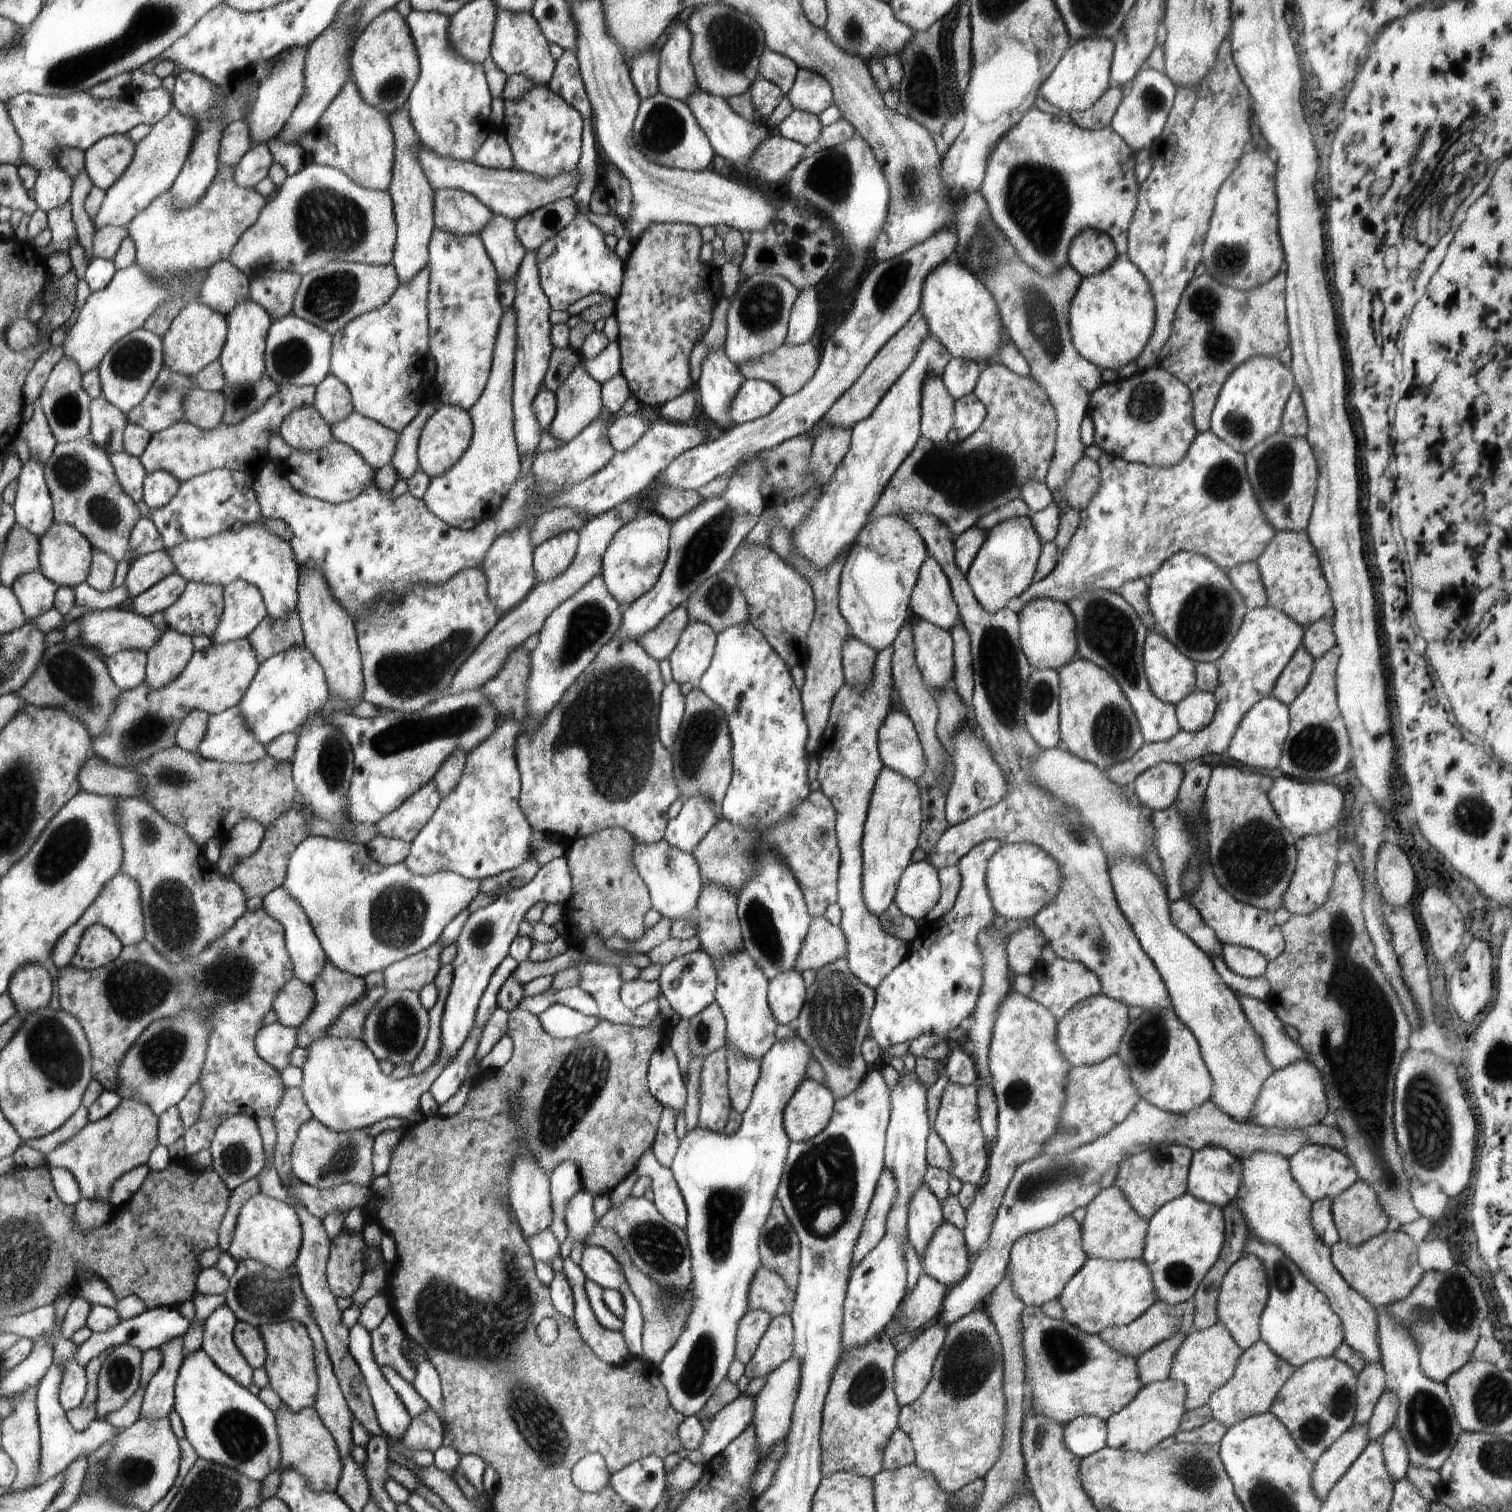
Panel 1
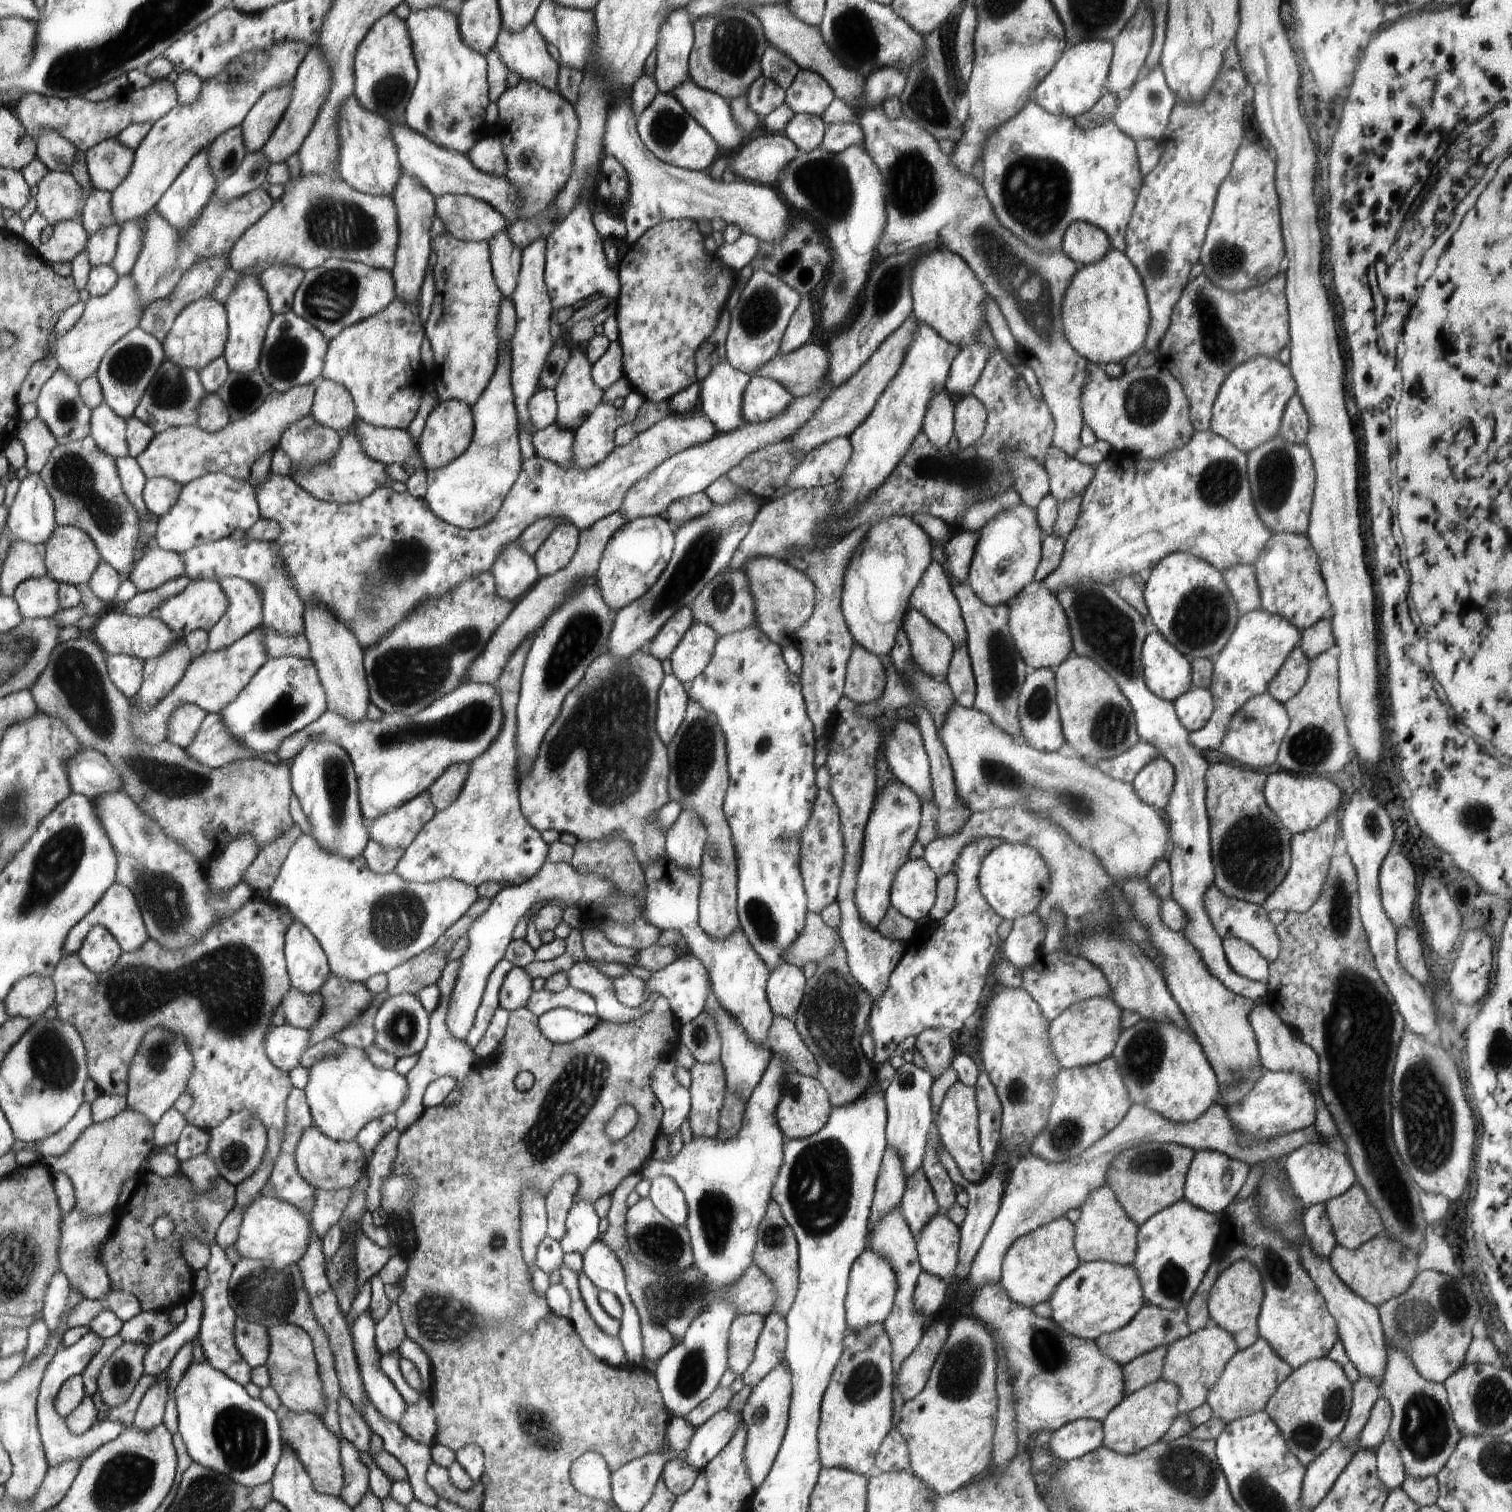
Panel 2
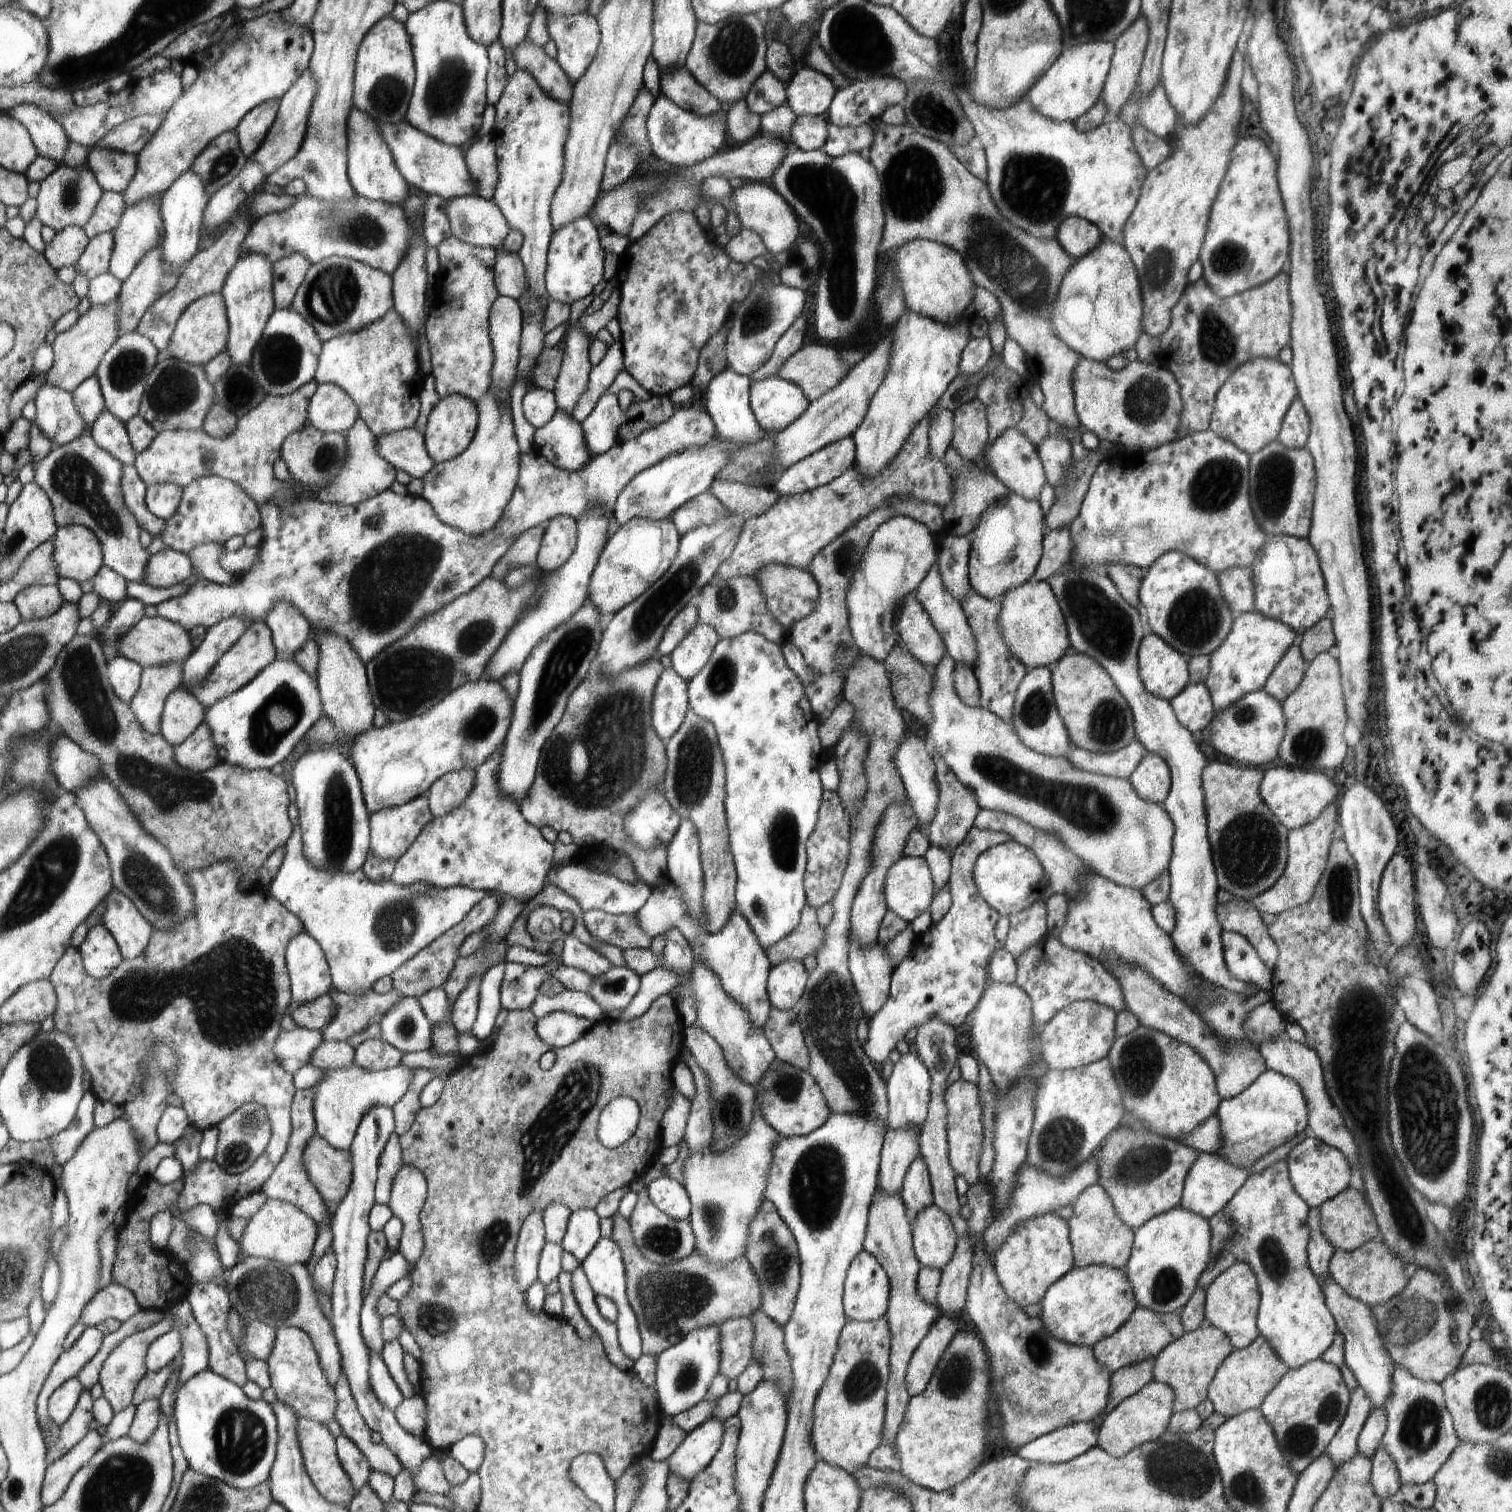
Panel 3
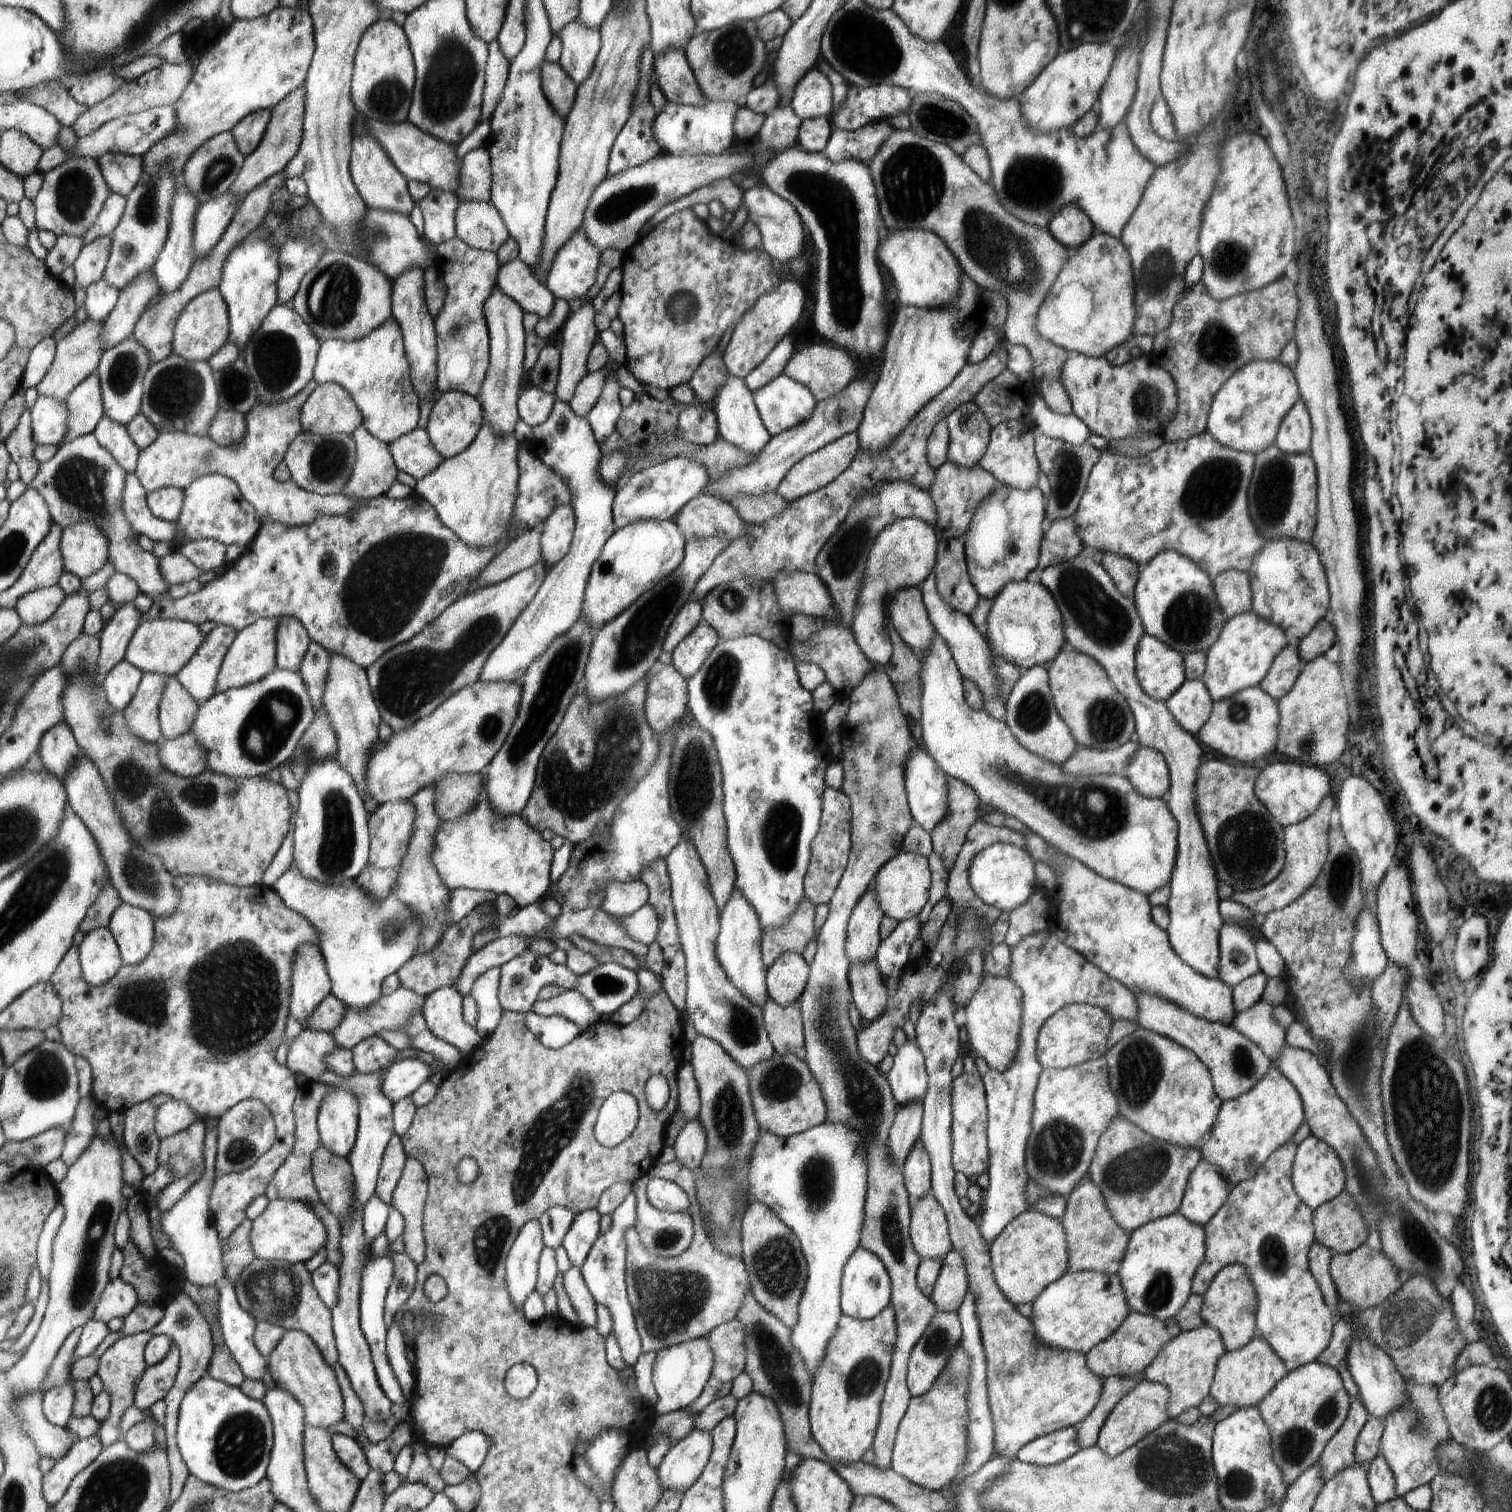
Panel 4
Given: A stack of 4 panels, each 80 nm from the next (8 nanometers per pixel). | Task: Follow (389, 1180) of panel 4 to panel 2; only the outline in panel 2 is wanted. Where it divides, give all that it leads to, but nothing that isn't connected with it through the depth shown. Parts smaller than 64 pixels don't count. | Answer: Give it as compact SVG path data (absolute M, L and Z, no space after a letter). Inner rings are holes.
M394 1127L378 1142L369 1156L365 1210L373 1214L381 1206L381 1184L388 1175L392 1174L400 1135L401 1132Z

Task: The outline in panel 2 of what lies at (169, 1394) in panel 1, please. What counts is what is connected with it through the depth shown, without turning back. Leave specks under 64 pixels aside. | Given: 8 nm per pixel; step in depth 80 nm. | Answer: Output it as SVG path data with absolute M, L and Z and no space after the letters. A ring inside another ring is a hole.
M167 1370L156 1376L153 1387L150 1387L135 1412L133 1426L143 1431L152 1430L163 1422L165 1404L169 1395L169 1376Z

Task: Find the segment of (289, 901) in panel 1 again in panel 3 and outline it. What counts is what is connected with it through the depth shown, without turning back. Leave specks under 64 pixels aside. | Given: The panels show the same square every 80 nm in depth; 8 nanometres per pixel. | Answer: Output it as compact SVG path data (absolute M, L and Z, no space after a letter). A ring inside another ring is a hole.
M305 930L290 942L286 962L293 981L293 1006L314 1002L330 992L333 984L323 948Z

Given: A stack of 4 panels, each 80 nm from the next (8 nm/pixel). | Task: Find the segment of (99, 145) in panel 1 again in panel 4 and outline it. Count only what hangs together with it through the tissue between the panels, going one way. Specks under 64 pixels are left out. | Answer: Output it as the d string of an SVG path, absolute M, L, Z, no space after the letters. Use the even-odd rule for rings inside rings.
M110 152L97 160L112 193L128 197L141 182L145 167L142 156Z

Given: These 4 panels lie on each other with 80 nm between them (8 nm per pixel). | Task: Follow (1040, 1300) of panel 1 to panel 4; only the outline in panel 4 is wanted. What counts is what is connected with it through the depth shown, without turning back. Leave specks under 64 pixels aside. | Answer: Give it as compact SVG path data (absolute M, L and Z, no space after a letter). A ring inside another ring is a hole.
M1028 1209L1016 1216L1003 1230L996 1236L990 1244L988 1250L990 1264L992 1264L992 1276L998 1286L998 1290L1008 1302L1016 1306L1034 1302L1038 1294L1050 1283L1058 1280L1068 1270L1069 1252L1067 1238L1062 1223L1043 1212L1036 1212Z

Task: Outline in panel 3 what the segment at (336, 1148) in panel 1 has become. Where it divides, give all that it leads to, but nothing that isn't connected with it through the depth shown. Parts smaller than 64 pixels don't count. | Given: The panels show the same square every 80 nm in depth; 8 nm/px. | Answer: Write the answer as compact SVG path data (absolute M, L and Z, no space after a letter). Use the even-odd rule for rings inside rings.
M315 1130L309 1136L313 1138L305 1152L309 1178L325 1202L340 1204L352 1186L353 1157L349 1150L333 1148Z

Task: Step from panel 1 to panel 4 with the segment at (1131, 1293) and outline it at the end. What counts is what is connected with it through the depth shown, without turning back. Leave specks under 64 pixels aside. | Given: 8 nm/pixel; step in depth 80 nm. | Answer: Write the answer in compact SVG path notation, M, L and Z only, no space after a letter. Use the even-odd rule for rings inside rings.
M1067 1270L1032 1302L1030 1322L1036 1336L1046 1344L1060 1350L1082 1351L1086 1354L1120 1328L1129 1313L1129 1304L1117 1274Z

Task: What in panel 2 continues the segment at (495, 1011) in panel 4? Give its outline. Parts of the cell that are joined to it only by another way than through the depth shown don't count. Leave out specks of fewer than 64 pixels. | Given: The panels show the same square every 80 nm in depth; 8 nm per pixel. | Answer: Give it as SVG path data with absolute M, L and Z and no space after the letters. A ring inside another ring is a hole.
M502 959L496 964L494 970L492 970L488 977L488 982L485 986L485 991L473 1022L474 1026L470 1029L465 1040L466 1046L469 1046L472 1050L474 1050L480 1040L482 1040L492 1020L492 1015L499 1007L499 992L505 976L512 967L513 964L511 962Z

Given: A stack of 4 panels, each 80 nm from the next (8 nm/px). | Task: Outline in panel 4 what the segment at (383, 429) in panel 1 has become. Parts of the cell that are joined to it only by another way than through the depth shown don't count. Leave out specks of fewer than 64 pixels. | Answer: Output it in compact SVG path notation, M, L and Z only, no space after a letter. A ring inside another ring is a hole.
M416 428L390 442L389 446L398 471L414 477L417 482L431 475L444 462L425 429Z

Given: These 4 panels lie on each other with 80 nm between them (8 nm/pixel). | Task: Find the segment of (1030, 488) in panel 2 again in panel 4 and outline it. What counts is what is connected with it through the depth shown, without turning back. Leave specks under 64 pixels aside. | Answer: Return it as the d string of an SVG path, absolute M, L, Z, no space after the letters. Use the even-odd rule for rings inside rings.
M1008 420L1002 422L998 426L991 428L991 436L988 448L979 466L990 472L997 481L1010 486L1010 488L1018 488L1018 490L1030 490L1034 486L1038 486L1038 476L1041 470L1038 464L1036 454L1034 452L1035 431L1031 430L1031 426L1024 424L1022 420Z

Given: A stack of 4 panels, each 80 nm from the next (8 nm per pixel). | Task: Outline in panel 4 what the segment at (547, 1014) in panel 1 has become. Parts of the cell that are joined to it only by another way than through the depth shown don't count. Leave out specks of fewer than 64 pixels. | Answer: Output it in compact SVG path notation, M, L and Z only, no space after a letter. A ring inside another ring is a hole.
M531 1011L526 1012L525 1016L526 1028L534 1034L534 1038L542 1046L548 1049L563 1048L583 1032L574 1022L570 1022L562 1016L542 1017Z

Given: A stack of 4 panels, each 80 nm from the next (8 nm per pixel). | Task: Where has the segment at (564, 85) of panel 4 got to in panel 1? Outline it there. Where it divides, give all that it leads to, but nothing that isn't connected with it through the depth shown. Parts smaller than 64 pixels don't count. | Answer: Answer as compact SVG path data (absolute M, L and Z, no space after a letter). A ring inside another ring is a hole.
M496 4L498 16L493 32L492 55L494 64L506 74L524 74L530 77L536 85L547 86L553 78L556 61L552 59L548 49L549 39L542 32L541 25L531 15L531 12L511 13Z

